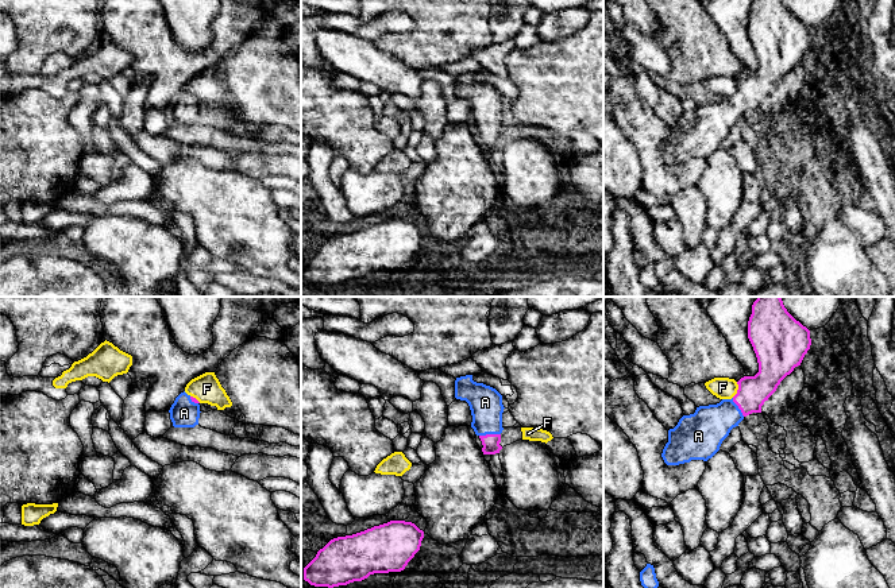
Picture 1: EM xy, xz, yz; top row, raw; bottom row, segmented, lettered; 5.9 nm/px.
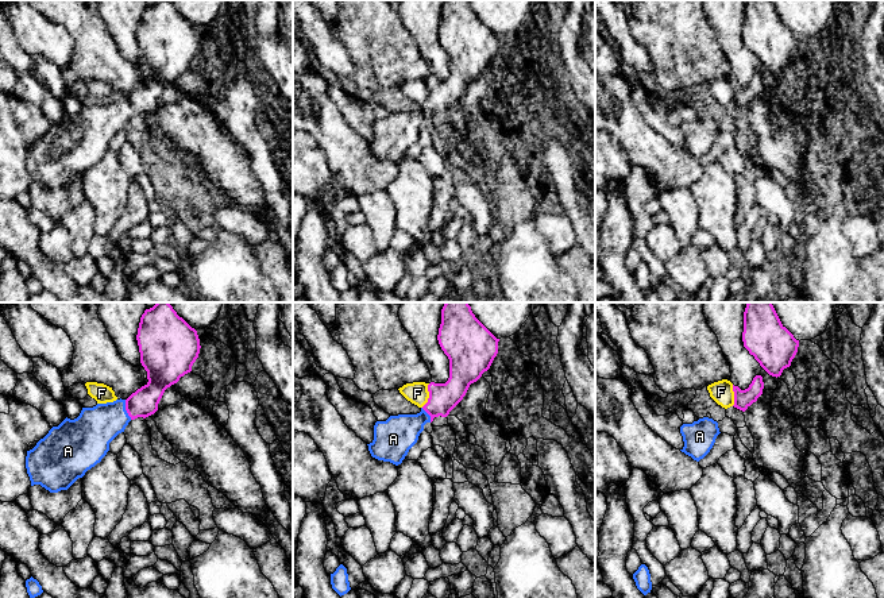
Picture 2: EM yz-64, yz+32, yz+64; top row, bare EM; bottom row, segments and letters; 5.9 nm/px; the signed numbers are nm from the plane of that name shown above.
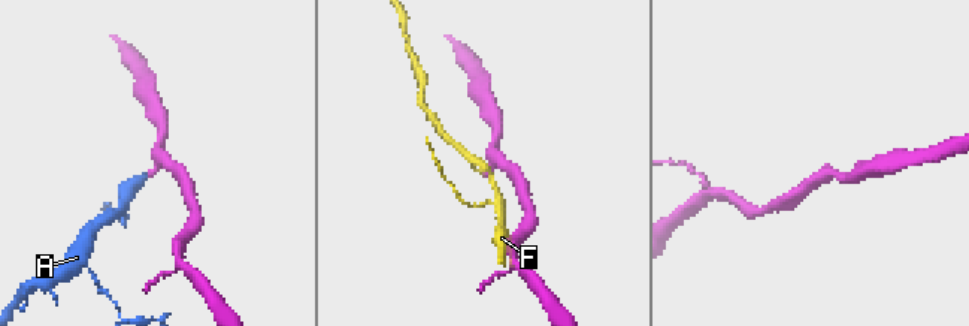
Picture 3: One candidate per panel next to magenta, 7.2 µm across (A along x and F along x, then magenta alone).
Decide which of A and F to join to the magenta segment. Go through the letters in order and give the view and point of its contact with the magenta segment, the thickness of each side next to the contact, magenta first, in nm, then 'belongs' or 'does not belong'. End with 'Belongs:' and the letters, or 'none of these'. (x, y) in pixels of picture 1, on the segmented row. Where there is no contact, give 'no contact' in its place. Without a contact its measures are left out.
A: contact xz (489, 434); calibres 100 and 200 nm; belongs
F: contact yz (737, 390); calibres 180 and 130 nm; does not belong
Belongs: A

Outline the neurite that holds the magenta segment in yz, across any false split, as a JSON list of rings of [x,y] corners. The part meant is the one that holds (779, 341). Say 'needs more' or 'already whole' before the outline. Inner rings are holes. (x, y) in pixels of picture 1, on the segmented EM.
needs more | [[[757,297],[748,321],[748,339],[757,357],[759,372],[755,376],[741,378],[737,382],[737,394],[732,399],[699,406],[694,414],[683,415],[678,425],[668,430],[668,442],[661,453],[667,465],[711,459],[733,428],[747,415],[761,413],[764,402],[776,391],[780,382],[801,365],[811,345],[810,330],[787,312],[780,297]]]

